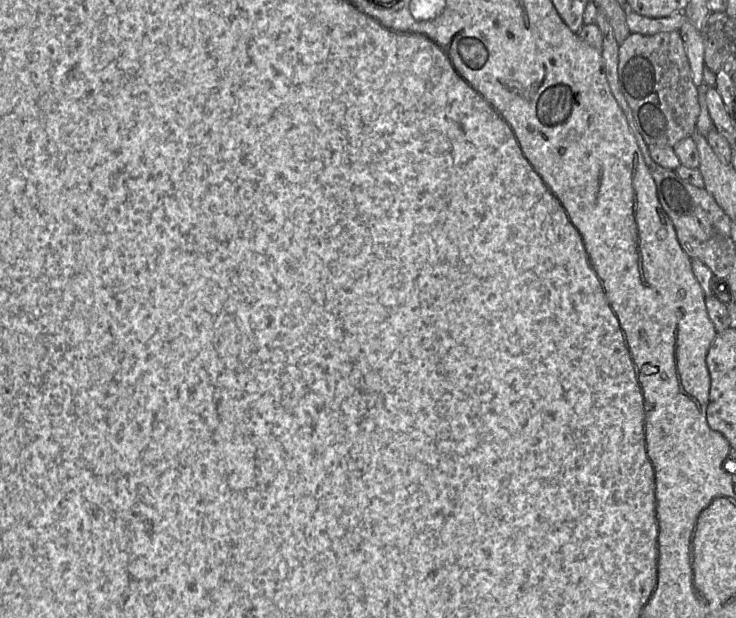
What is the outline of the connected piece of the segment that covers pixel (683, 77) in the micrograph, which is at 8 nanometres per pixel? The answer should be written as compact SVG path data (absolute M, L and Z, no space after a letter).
M679 31L653 35L631 33L619 45L618 76L637 131L647 145L674 147L695 133L700 113L698 87L693 82Z

